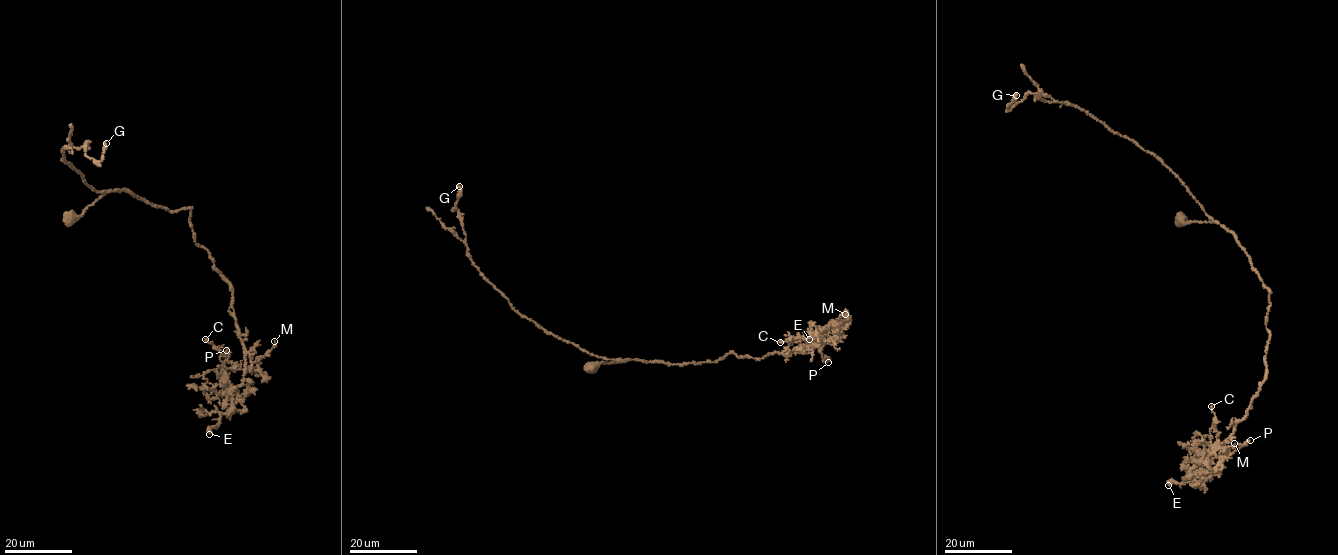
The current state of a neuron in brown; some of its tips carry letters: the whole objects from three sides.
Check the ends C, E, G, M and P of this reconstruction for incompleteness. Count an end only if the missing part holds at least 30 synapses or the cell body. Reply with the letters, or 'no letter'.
no letter

